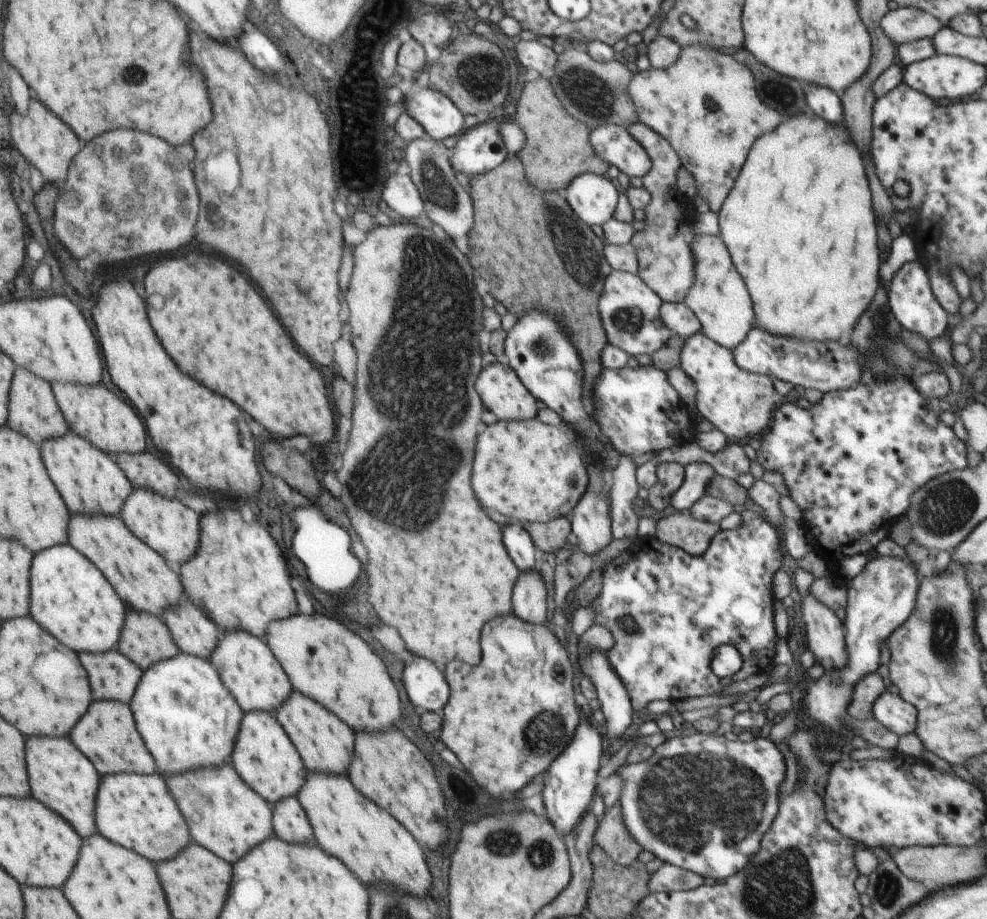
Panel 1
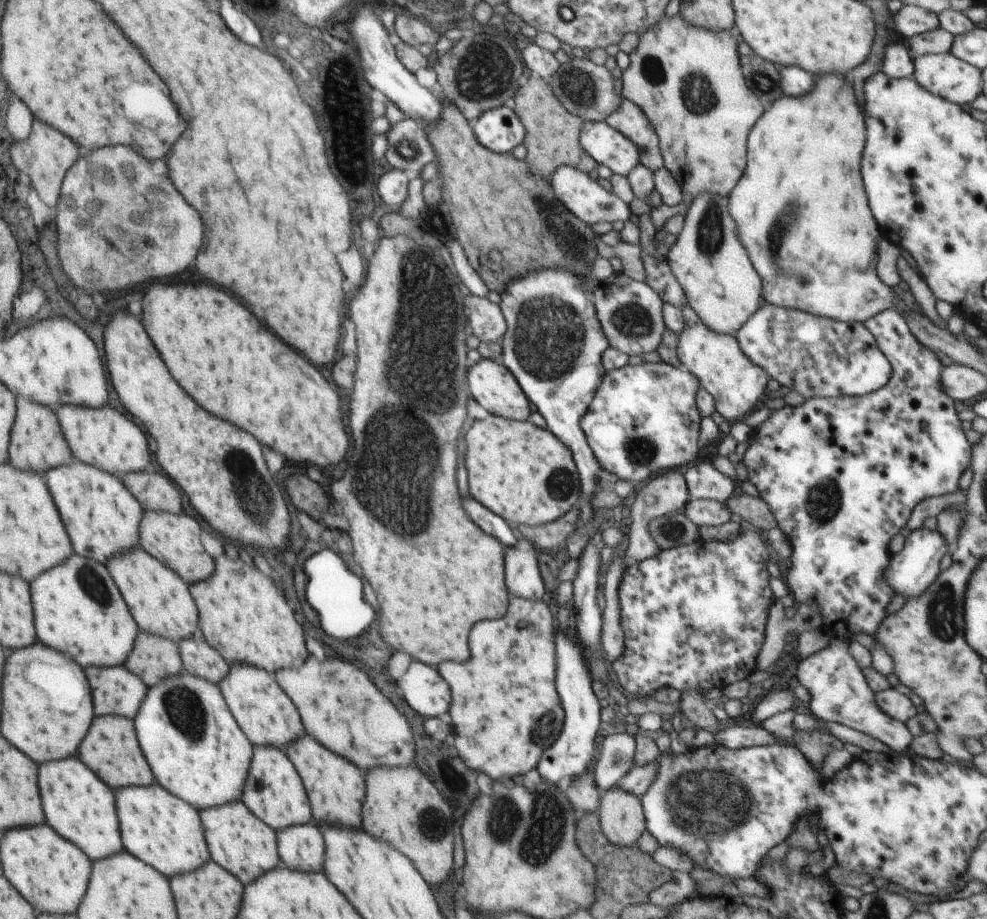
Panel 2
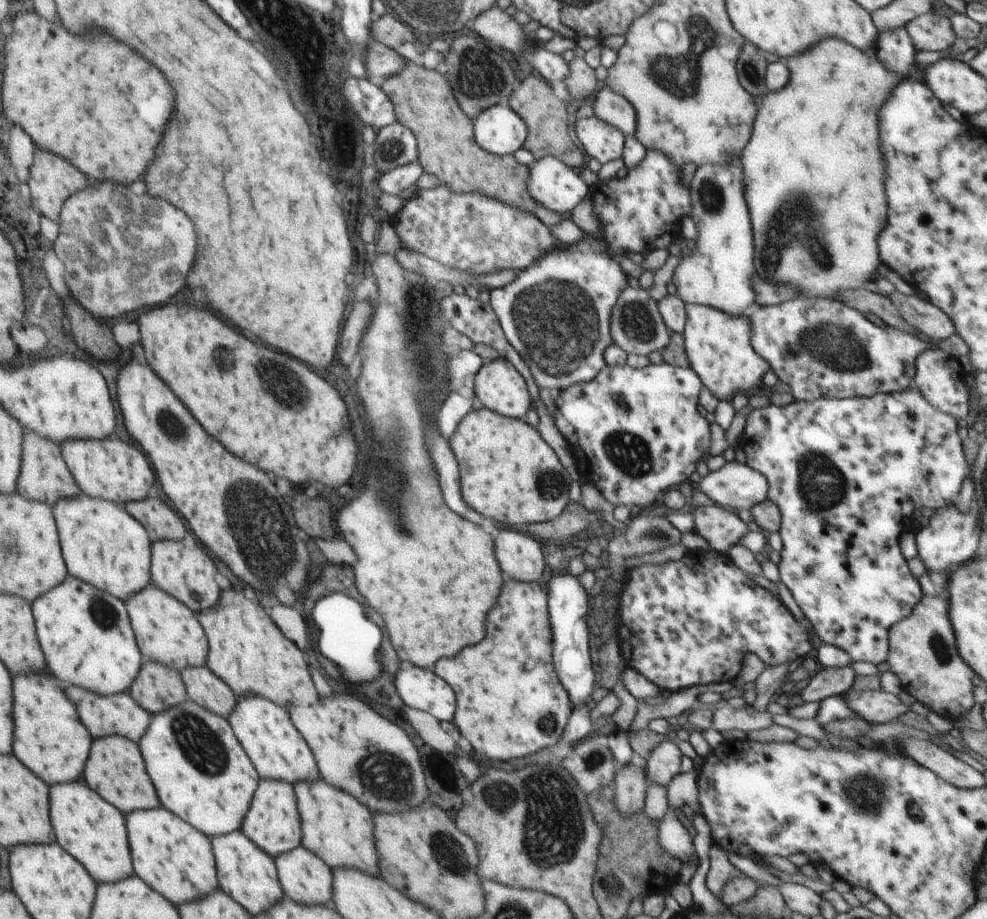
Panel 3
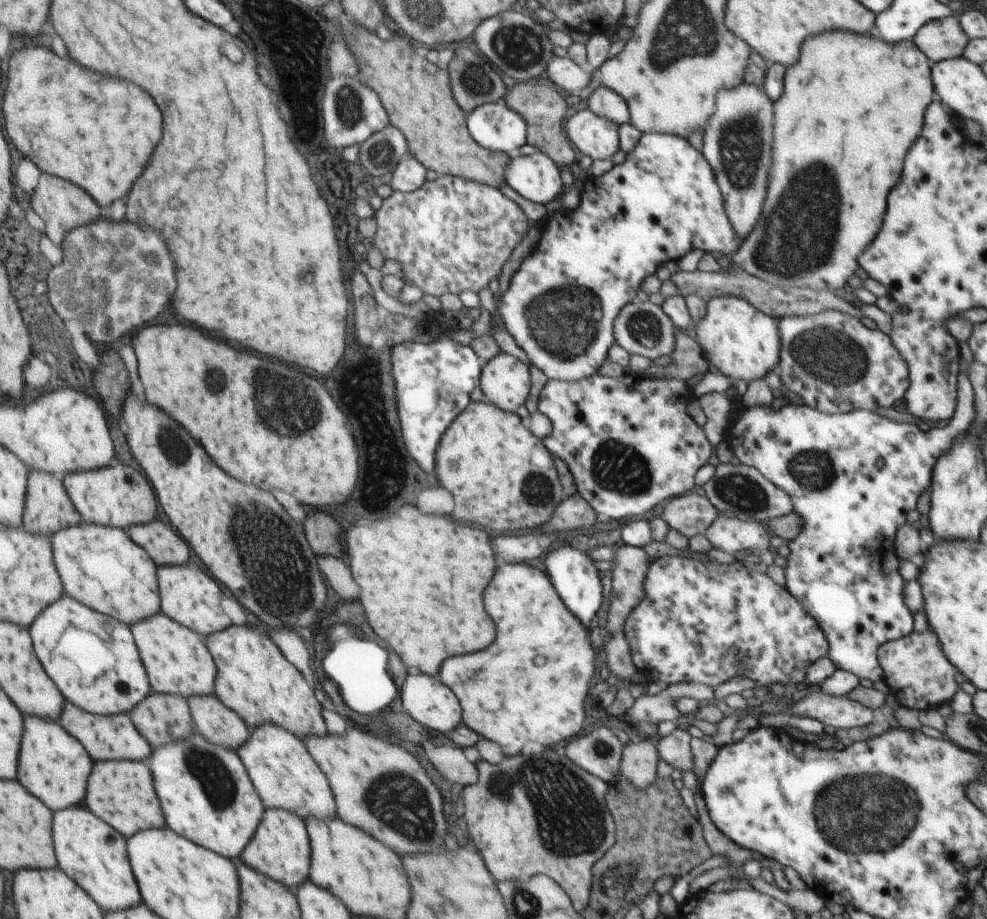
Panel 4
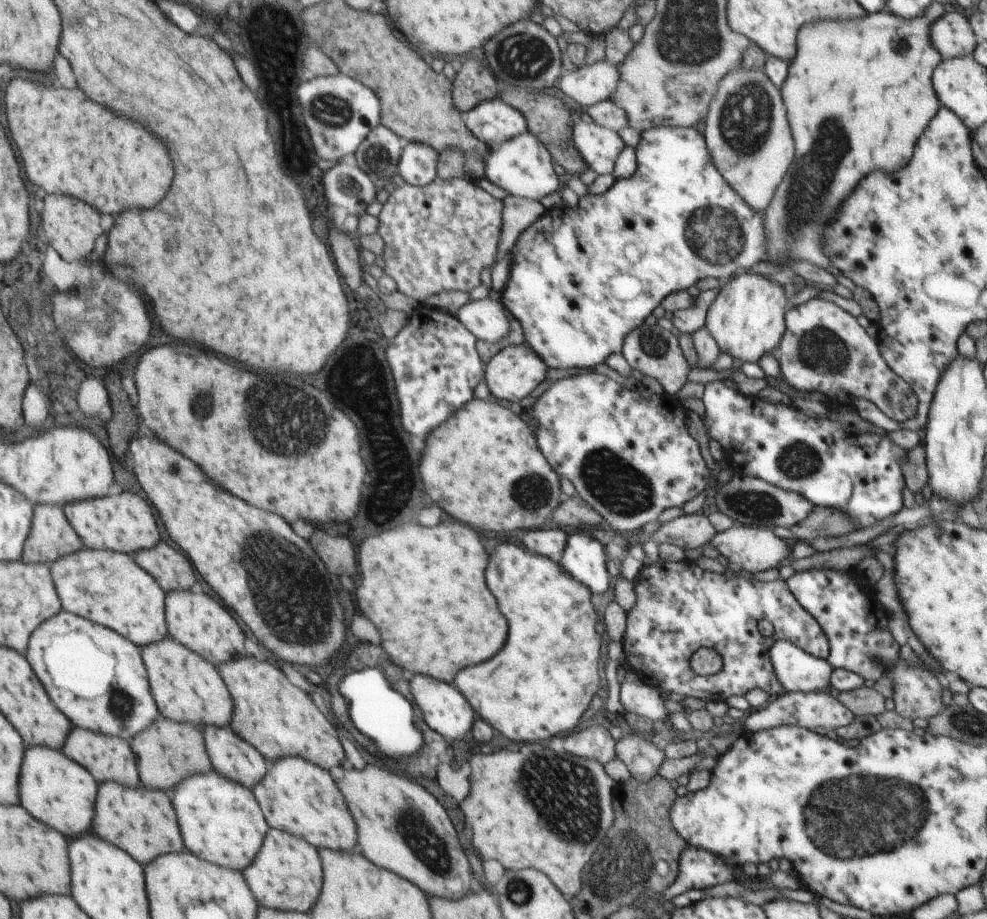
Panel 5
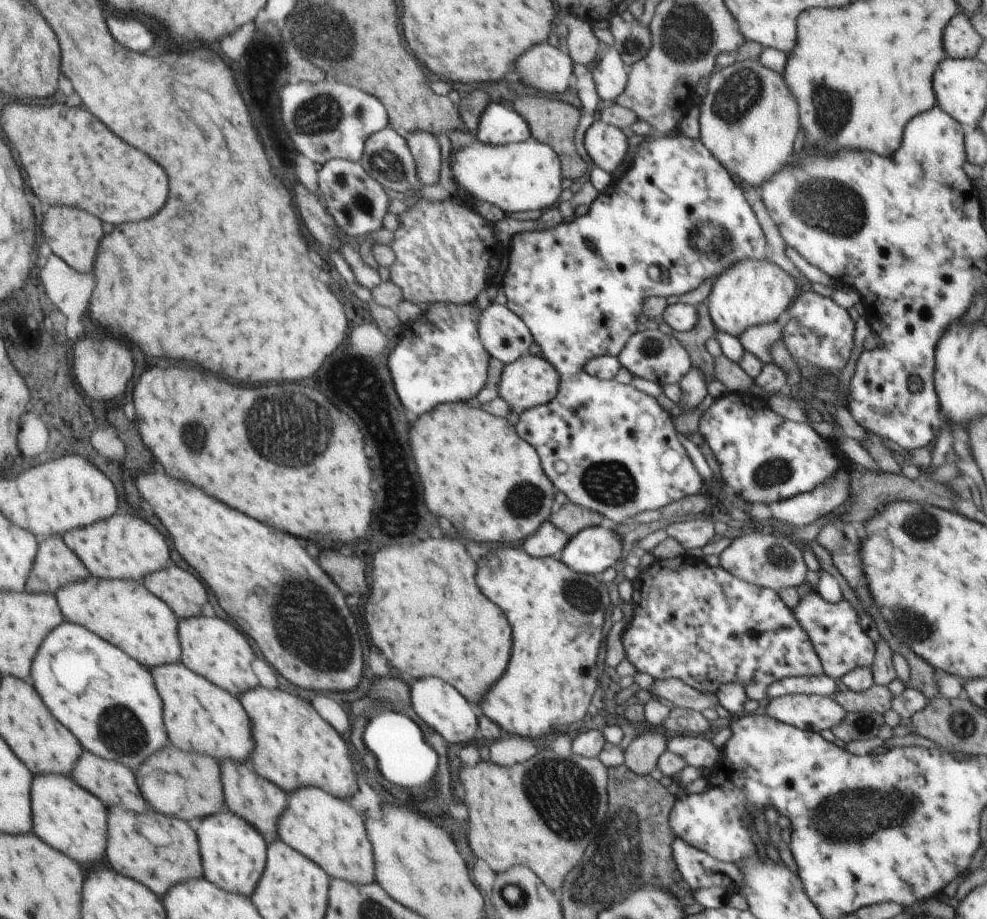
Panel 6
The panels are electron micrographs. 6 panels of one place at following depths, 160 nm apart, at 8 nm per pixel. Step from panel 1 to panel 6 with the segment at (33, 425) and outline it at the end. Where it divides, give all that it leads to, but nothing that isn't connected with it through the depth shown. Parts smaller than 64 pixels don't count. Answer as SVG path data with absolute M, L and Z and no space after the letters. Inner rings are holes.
M49 537L46 541L38 542L37 555L27 580L26 592L30 595L34 593L51 593L55 596L56 591L60 591L72 583L82 583L90 576L86 565L72 552L71 548L60 537Z

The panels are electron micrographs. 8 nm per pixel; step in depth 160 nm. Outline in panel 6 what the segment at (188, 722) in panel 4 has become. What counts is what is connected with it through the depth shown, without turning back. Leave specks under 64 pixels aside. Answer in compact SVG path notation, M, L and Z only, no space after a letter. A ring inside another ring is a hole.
M171 742L164 751L152 755L135 776L148 806L188 824L218 814L225 804L219 764L211 756L178 751Z

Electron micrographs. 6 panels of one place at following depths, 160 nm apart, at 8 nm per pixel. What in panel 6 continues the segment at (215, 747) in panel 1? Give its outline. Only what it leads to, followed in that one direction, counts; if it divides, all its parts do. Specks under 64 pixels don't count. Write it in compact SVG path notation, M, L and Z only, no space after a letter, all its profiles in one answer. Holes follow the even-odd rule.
M226 804L218 814L190 821L189 825L197 834L204 878L224 892L251 898L267 861L268 846L263 836L233 815Z

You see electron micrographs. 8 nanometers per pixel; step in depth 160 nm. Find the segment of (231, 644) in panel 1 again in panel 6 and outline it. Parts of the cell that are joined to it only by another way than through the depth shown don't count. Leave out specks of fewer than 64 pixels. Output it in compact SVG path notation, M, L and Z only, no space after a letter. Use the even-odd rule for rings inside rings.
M314 787L288 793L288 808L279 820L279 838L296 852L319 865L330 880L340 879L351 885L375 882L376 867L372 843L368 840L365 818L348 801Z

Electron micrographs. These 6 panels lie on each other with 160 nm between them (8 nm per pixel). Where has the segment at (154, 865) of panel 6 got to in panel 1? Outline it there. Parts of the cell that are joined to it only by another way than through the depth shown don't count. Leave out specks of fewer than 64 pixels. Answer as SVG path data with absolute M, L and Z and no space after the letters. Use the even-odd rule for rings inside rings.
M102 701L91 704L92 710L87 712L88 720L72 732L70 740L76 740L76 748L88 756L100 776L132 773L135 775L151 775L157 772L155 759L147 748L138 725L135 723L131 707L116 701Z

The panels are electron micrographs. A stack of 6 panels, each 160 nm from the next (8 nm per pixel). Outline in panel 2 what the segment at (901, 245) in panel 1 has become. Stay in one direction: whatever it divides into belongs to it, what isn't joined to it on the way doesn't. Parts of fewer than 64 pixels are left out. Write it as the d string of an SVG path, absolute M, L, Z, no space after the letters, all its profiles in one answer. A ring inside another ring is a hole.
M896 309L884 310L877 316L864 322L864 327L875 337L880 351L887 357L893 367L890 381L879 390L870 392L866 396L836 396L836 398L810 398L808 402L800 406L784 407L773 410L768 419L763 422L750 439L748 450L743 456L742 463L745 465L749 482L752 483L760 497L768 503L769 509L774 515L776 526L782 530L784 536L789 540L792 548L790 560L792 566L788 568L787 586L799 603L814 604L818 608L818 614L822 616L822 629L830 639L843 639L850 641L856 634L870 634L873 636L879 630L886 616L886 608L895 595L895 590L888 584L883 575L887 572L891 556L888 552L890 540L899 530L906 525L914 506L929 496L942 496L952 494L958 488L960 476L971 468L971 444L964 435L963 422L958 417L954 407L954 399L945 391L941 374L944 364L943 360L925 347L911 332L903 316Z

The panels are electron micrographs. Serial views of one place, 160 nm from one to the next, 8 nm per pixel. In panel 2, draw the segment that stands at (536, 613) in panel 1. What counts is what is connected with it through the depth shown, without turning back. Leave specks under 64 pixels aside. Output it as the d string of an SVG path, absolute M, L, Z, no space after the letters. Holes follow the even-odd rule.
M512 545L506 548L506 584L512 596L542 599L545 595L545 584L539 569L538 549L520 548Z

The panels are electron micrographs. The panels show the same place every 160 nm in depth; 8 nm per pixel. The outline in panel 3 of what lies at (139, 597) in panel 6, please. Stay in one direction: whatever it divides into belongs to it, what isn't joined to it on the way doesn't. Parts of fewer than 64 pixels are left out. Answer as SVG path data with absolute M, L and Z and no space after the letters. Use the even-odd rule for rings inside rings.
M82 492L79 493L77 497L74 499L68 499L59 501L56 503L53 508L56 508L56 518L55 523L60 524L60 536L59 543L64 544L64 560L68 560L68 568L67 574L73 577L76 577L78 580L93 586L94 588L100 589L101 591L110 593L114 598L121 600L124 602L129 597L136 595L140 591L144 591L151 582L151 559L152 559L152 540L150 534L147 532L147 529L143 527L143 525L135 519L127 511L124 505L119 505L113 503L112 501L105 501L102 499L96 499L89 496L84 495Z

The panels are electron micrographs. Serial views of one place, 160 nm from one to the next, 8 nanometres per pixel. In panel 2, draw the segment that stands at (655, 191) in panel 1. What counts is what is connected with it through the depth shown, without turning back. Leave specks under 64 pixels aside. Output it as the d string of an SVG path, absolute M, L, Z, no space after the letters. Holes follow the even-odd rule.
M621 98L619 108L605 122L629 139L639 151L639 162L654 172L664 166L659 141L648 118L630 100ZM642 253L642 258L648 276L646 284L658 294L663 303L669 303L680 308L686 305L687 299L684 292L681 291L680 284L672 275L666 258L659 263L654 257L644 253Z

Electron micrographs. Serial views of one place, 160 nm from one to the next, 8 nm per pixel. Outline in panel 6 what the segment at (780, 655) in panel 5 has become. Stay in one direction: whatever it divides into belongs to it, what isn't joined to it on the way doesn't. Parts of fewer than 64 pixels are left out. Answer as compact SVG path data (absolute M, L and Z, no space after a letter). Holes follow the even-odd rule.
M822 673L817 677L790 677L773 682L767 688L769 699L793 694L809 694L830 697L836 690L836 682Z

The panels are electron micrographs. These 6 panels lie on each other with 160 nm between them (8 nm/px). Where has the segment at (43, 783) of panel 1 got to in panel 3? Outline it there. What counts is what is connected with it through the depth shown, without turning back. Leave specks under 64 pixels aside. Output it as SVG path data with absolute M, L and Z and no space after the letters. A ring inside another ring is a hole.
M60 784L60 788L52 788L52 820L56 820L56 840L64 844L67 850L80 864L84 865L88 874L95 879L96 884L120 883L132 874L132 860L130 860L130 838L127 836L127 823L124 824L122 814L116 806L107 803L103 797L90 790L86 784Z

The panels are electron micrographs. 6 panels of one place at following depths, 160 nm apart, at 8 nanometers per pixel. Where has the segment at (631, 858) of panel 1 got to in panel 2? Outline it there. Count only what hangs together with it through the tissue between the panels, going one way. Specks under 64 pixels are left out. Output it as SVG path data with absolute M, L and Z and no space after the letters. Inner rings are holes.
M615 785L600 796L598 818L601 830L606 839L618 847L630 847L638 843L645 832L645 815L640 798L634 794L625 792Z

